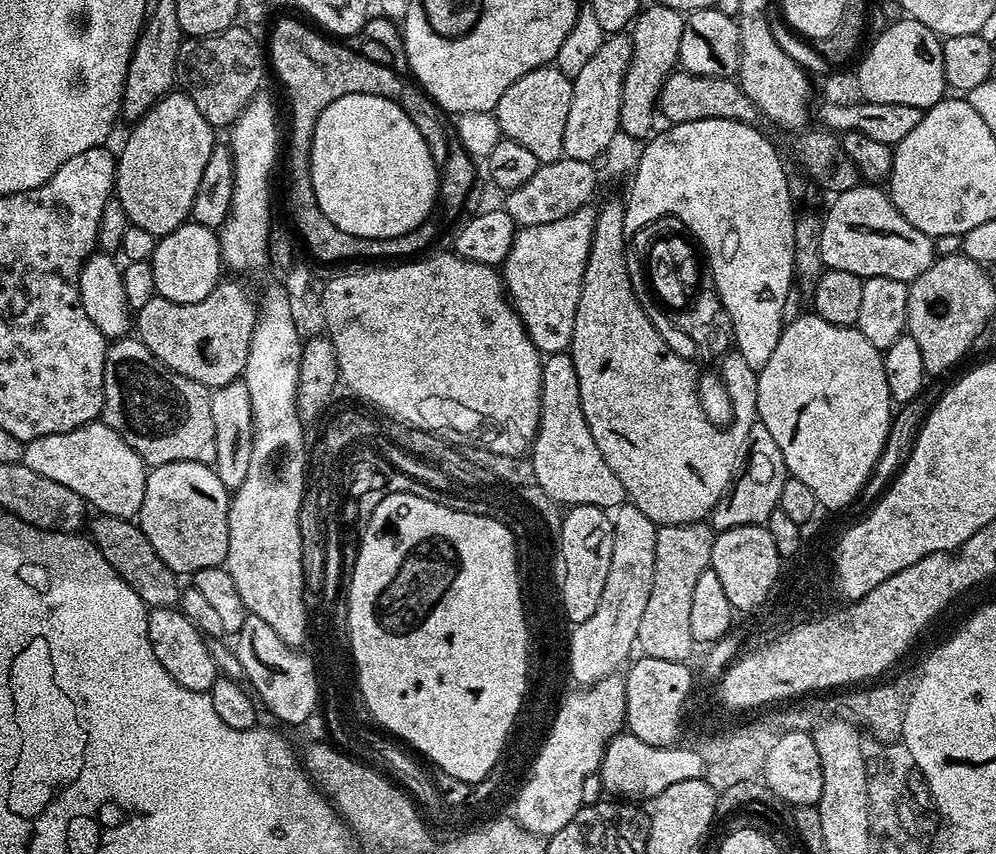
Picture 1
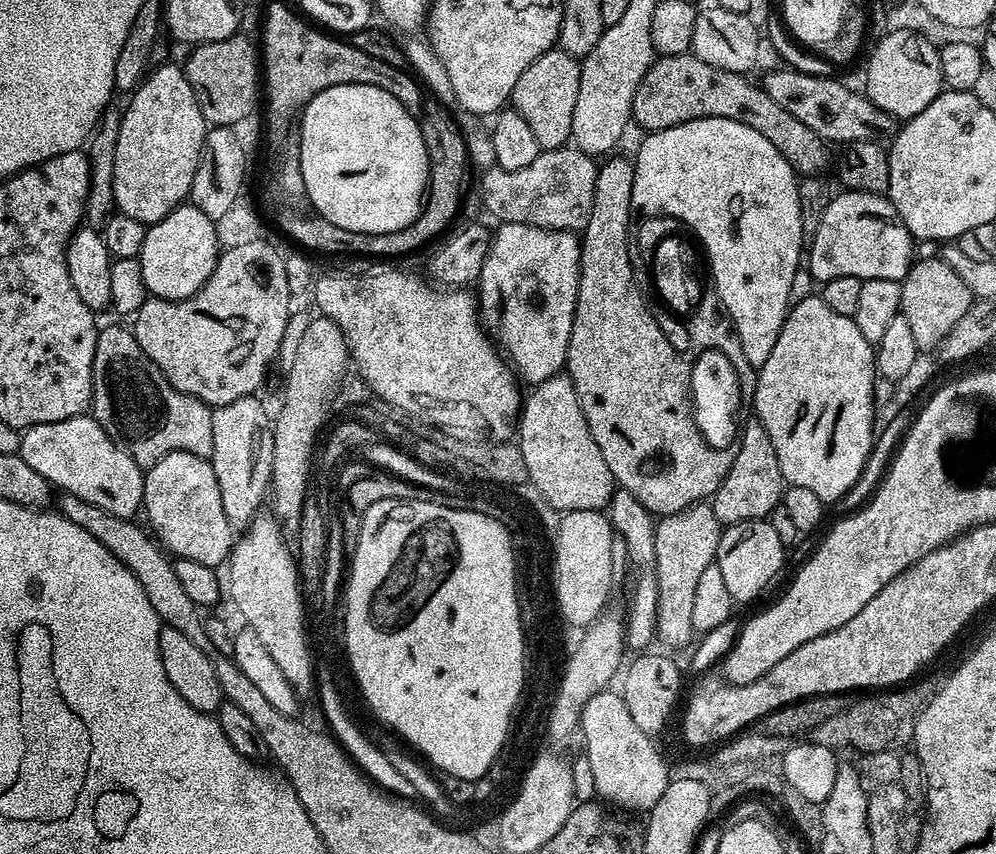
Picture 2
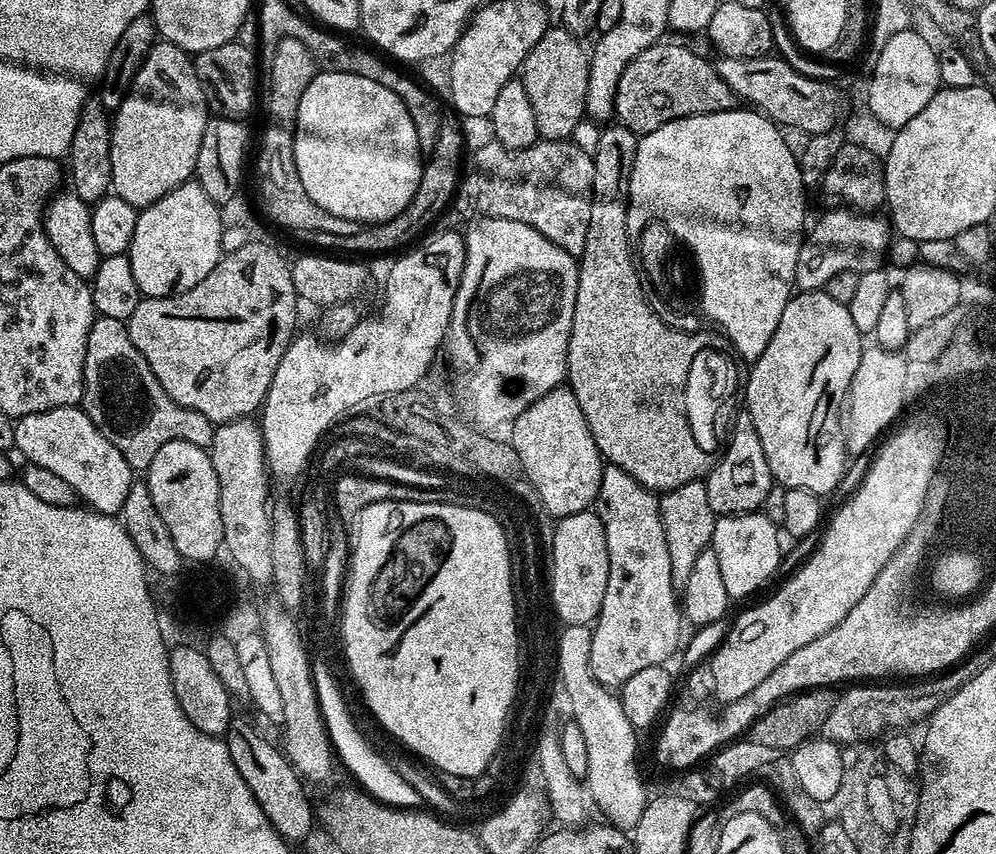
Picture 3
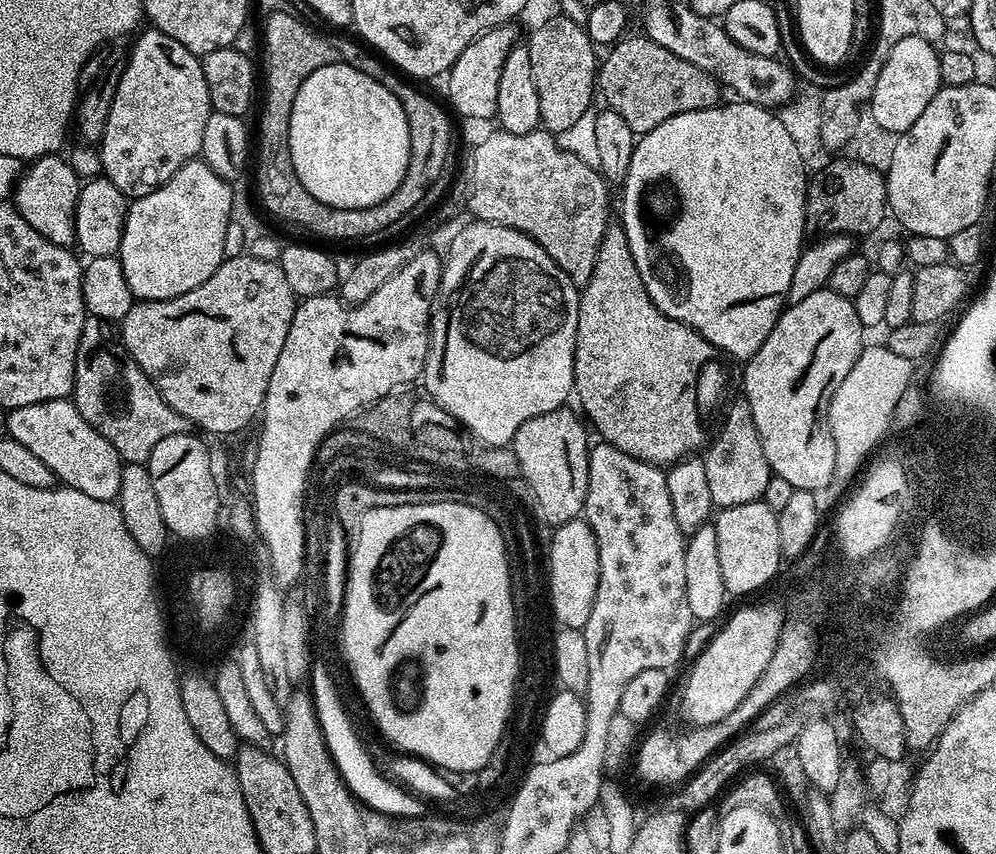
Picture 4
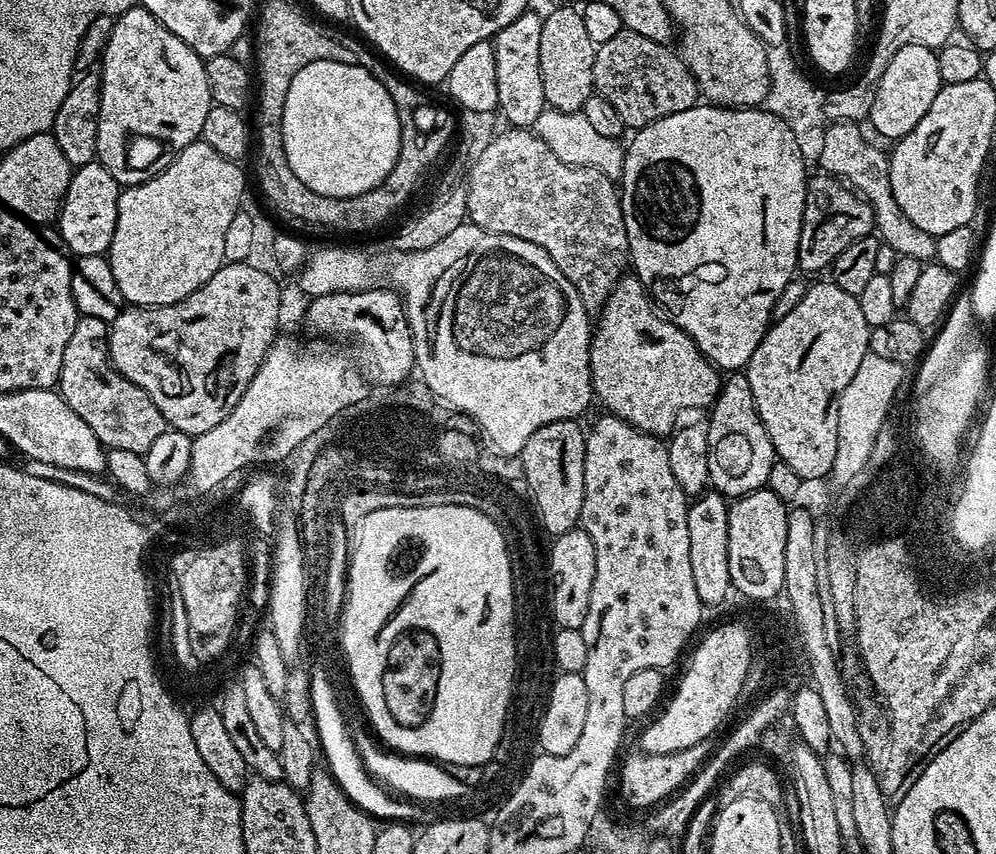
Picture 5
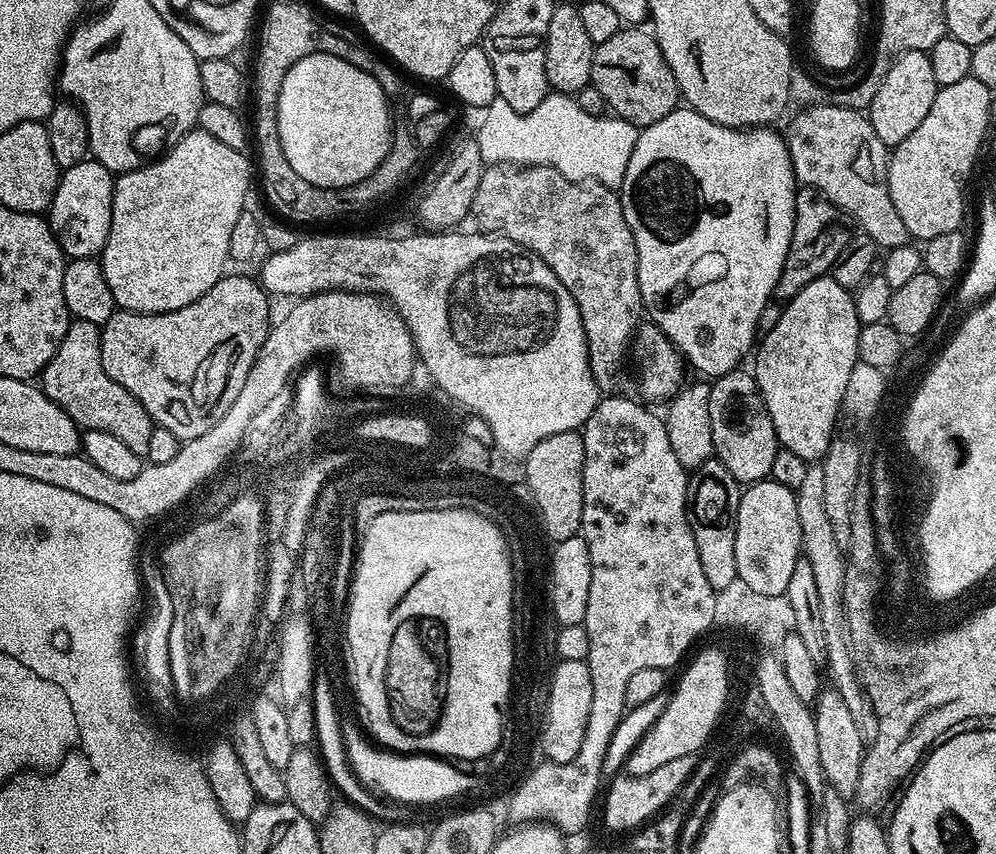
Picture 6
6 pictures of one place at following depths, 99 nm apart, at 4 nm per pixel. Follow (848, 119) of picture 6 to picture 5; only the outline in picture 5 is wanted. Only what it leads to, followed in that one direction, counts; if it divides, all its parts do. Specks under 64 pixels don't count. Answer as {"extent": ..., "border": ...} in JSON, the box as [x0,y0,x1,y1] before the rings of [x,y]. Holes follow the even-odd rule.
{"extent":[819,123,936,262],"border":[[[829,123],[824,129],[825,142],[822,147],[819,167],[827,175],[843,180],[849,188],[860,193],[874,210],[876,219],[875,231],[885,249],[893,248],[897,257],[918,258],[922,262],[936,259],[936,237],[926,234],[926,230],[918,230],[906,214],[902,214],[902,206],[892,193],[890,186],[889,157],[884,156],[864,137],[863,127],[859,123]]]}

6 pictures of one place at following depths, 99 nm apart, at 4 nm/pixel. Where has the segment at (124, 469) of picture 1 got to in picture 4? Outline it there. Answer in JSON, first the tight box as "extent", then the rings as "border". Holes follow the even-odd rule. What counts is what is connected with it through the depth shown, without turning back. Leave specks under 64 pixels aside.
{"extent":[7,399,124,501],"border":[[[71,399],[34,402],[34,406],[13,408],[8,412],[7,435],[40,458],[56,475],[61,485],[82,490],[90,498],[115,501],[120,494],[124,464],[118,450],[98,434]]]}

